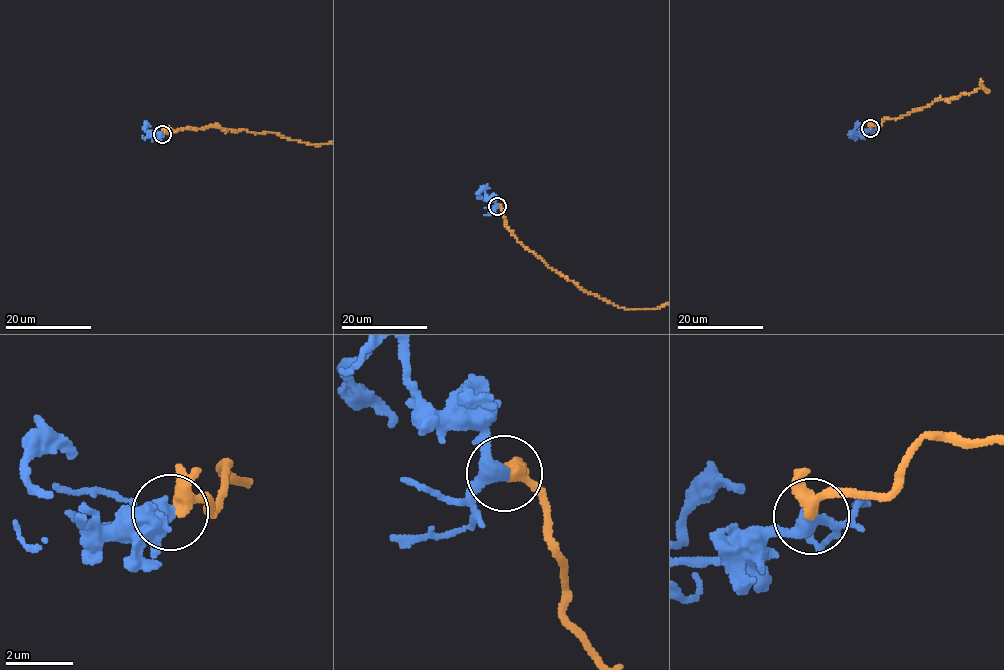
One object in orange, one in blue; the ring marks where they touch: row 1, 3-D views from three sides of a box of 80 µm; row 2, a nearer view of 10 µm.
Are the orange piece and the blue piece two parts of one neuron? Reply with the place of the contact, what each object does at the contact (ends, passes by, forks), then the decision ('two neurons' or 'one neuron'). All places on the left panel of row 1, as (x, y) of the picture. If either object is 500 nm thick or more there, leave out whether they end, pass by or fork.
place (162, 134); orange passes by; blue passes by; one neuron

